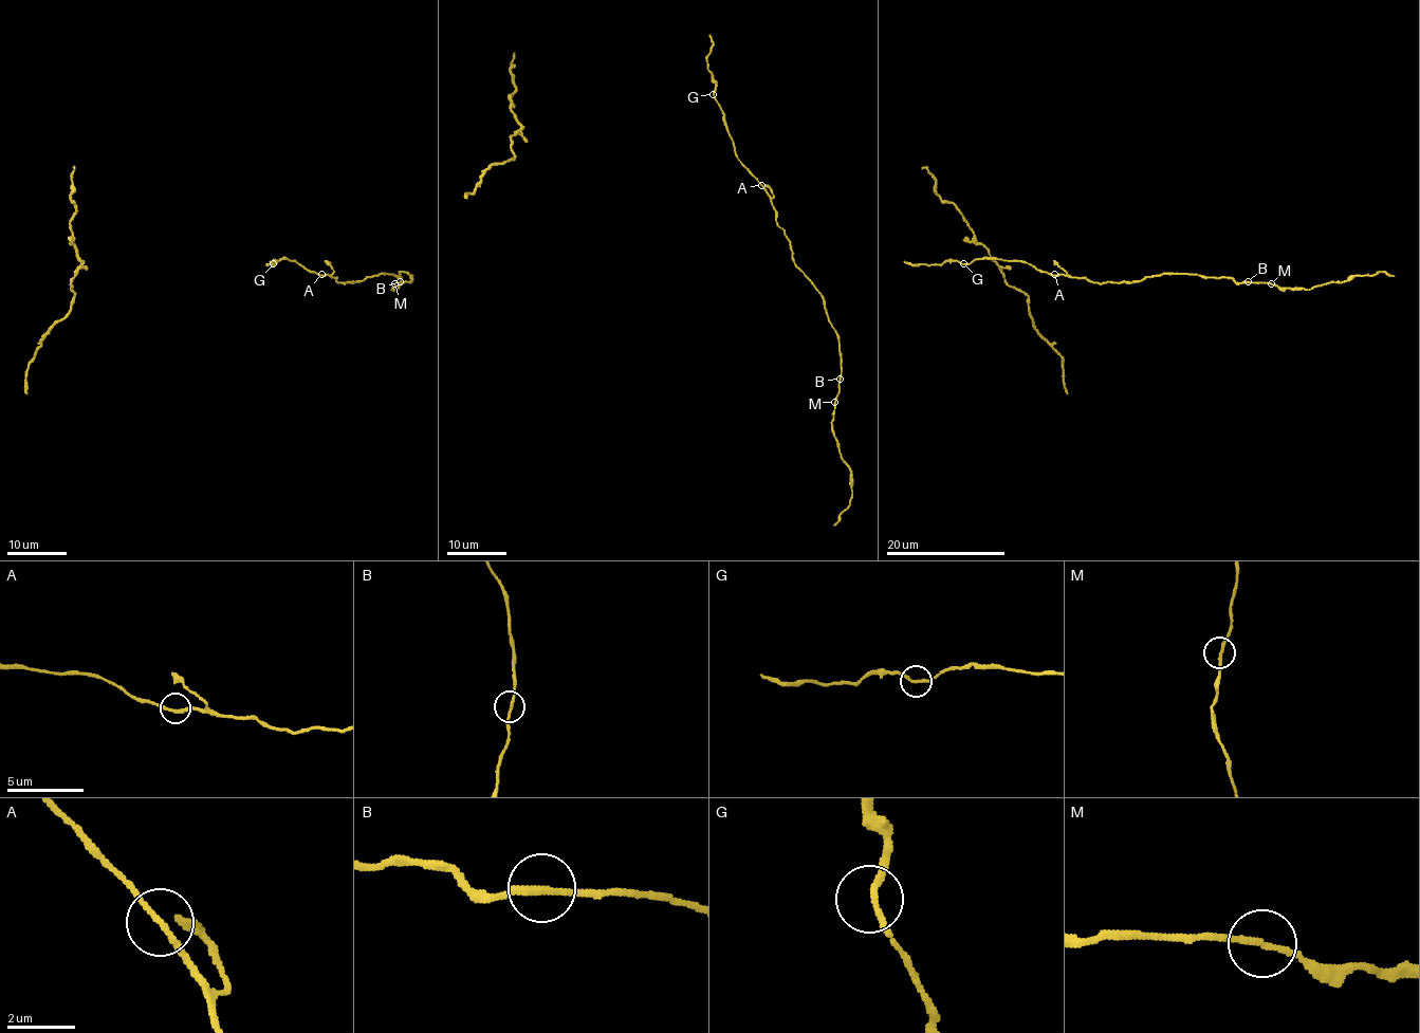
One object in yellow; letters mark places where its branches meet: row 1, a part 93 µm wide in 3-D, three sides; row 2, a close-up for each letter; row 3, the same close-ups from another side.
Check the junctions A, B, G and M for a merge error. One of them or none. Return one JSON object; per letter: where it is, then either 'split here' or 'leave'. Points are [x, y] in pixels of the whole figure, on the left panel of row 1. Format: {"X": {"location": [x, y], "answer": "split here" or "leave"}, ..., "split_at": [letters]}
{"A": {"location": [321, 274], "answer": "leave"}, "B": {"location": [400, 281], "answer": "leave"}, "G": {"location": [273, 263], "answer": "leave"}, "M": {"location": [394, 283], "answer": "leave"}, "split_at": []}

